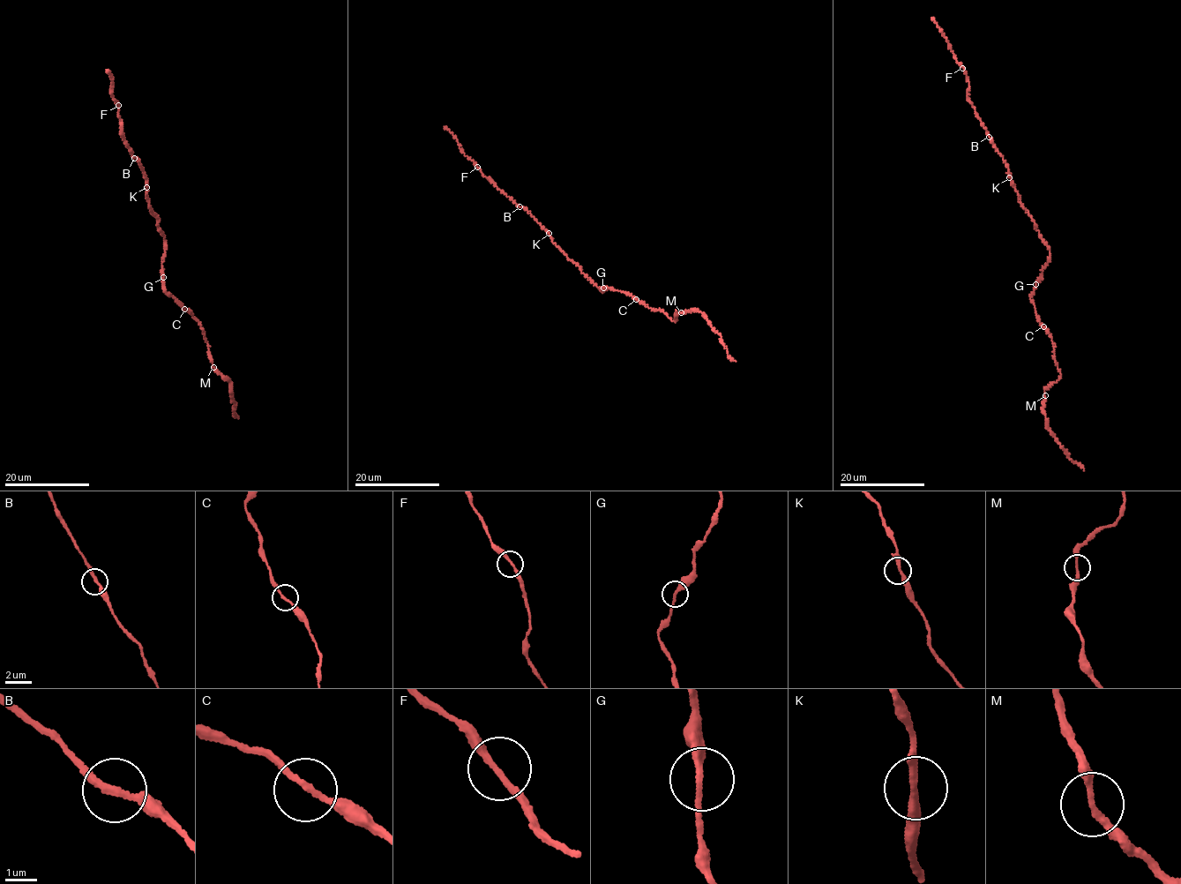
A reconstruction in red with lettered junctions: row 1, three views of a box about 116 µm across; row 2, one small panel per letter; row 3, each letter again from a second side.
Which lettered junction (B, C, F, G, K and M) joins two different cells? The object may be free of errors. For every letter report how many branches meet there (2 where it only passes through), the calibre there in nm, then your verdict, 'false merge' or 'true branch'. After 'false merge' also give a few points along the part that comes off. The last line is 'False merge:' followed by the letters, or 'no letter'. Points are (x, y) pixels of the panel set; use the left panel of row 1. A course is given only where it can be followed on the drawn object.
B: branches 2; calibre 220 nm; true branch
C: branches 2; calibre 190 nm; true branch
F: branches 2; calibre 200 nm; true branch
G: branches 2; calibre 200 nm; true branch
K: branches 2; calibre 240 nm; true branch
M: branches 2; calibre 200 nm; true branch
False merge: no letter

